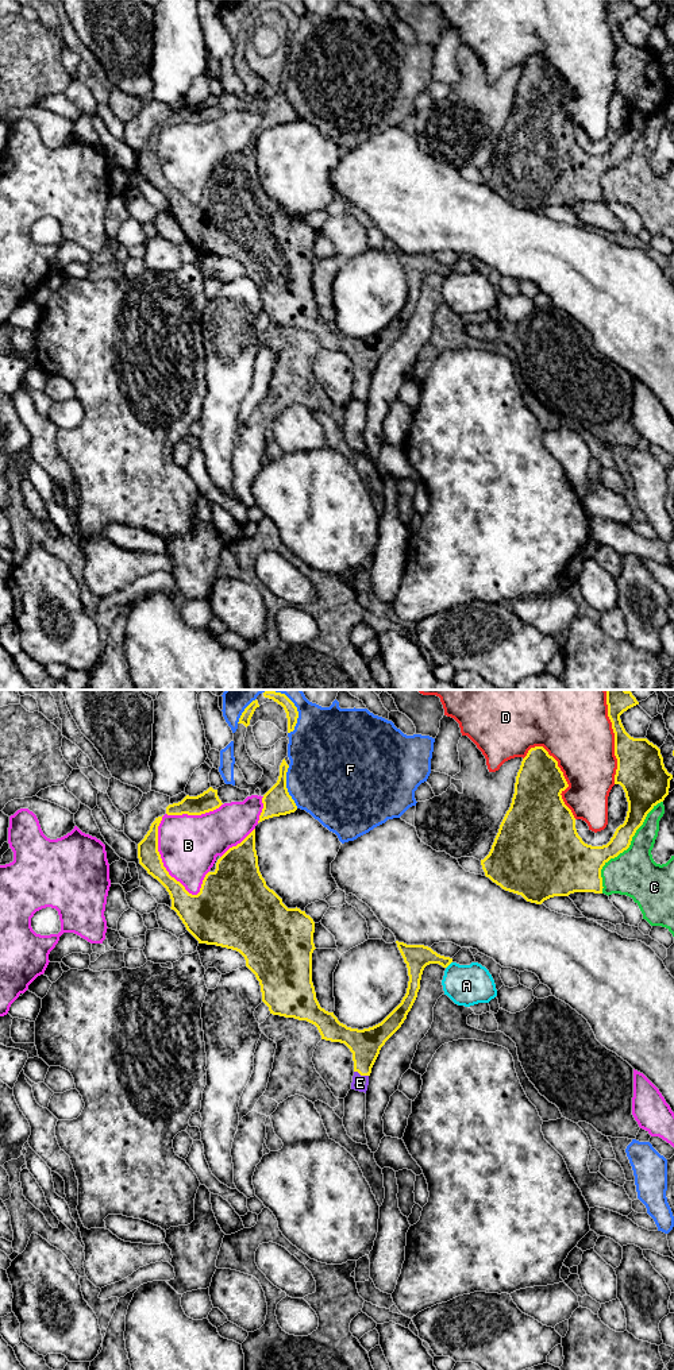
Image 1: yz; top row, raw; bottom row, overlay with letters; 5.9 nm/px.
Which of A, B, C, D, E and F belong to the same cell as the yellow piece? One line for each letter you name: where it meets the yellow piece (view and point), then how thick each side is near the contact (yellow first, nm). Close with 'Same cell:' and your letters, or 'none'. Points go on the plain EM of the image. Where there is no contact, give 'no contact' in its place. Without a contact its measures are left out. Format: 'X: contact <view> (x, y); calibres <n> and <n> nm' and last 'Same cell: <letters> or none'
E: contact yz (361, 384); calibres 190 and 100 nm
Same cell: E

